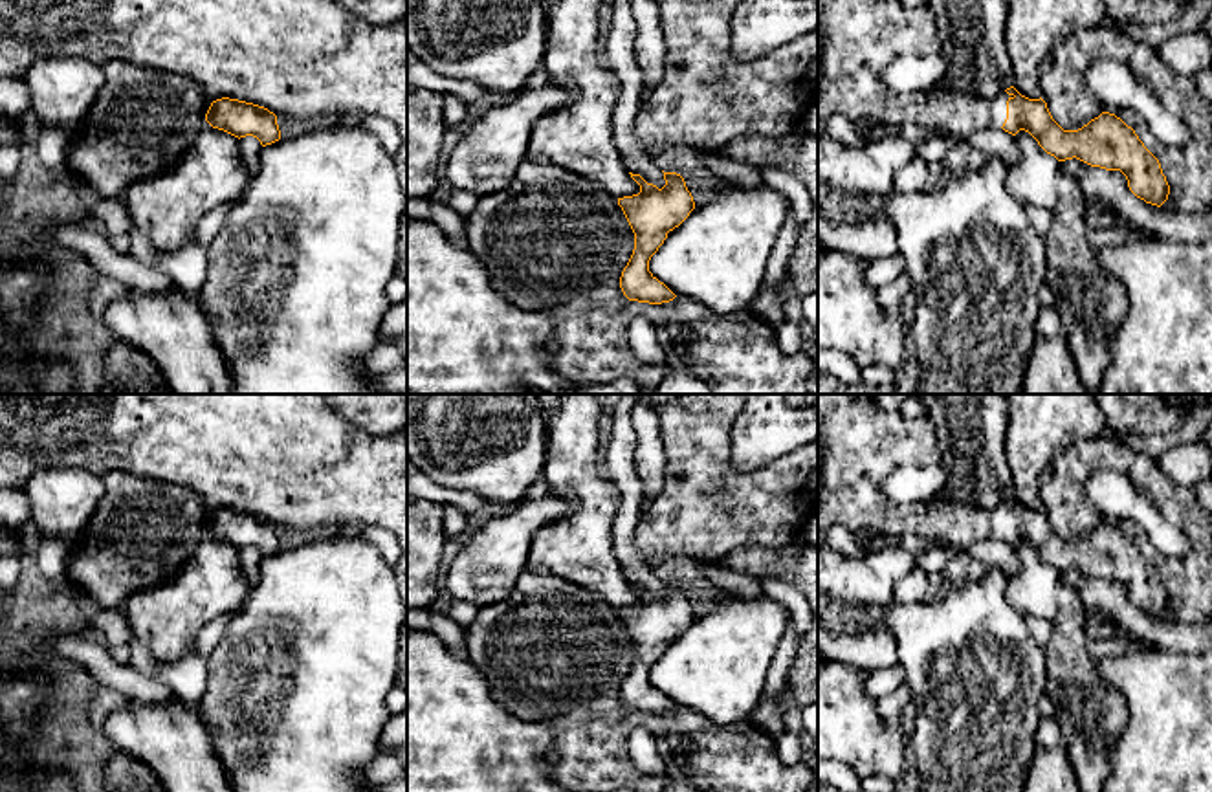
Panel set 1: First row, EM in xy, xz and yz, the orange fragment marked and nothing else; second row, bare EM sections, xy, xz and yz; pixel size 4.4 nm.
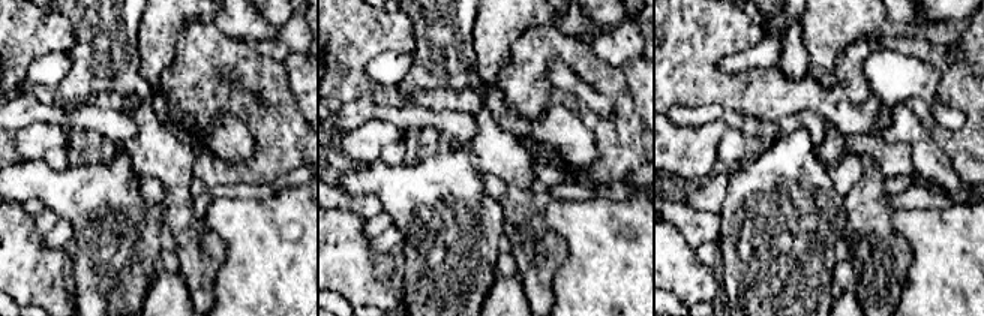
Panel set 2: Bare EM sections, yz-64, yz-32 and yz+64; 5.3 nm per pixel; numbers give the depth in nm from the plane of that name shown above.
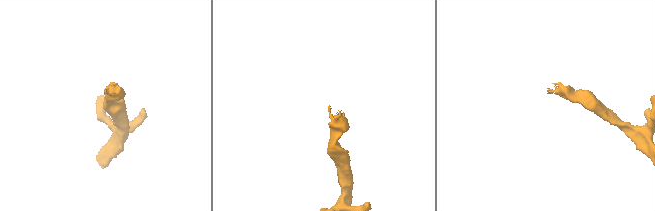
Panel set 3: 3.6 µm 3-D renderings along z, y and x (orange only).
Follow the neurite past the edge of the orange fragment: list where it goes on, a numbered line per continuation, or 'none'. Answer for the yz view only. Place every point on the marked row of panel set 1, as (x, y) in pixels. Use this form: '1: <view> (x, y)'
1: yz (857, 39)

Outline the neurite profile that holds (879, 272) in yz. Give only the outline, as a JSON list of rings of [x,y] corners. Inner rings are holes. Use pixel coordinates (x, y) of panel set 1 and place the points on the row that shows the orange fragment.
[[[898,251],[891,257],[873,258],[865,264],[865,282],[878,290],[900,277],[904,270],[906,262]]]

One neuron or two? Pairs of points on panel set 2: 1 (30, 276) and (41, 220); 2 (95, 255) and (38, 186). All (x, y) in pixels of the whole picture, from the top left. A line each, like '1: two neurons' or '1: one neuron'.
1: two neurons
2: one neuron

